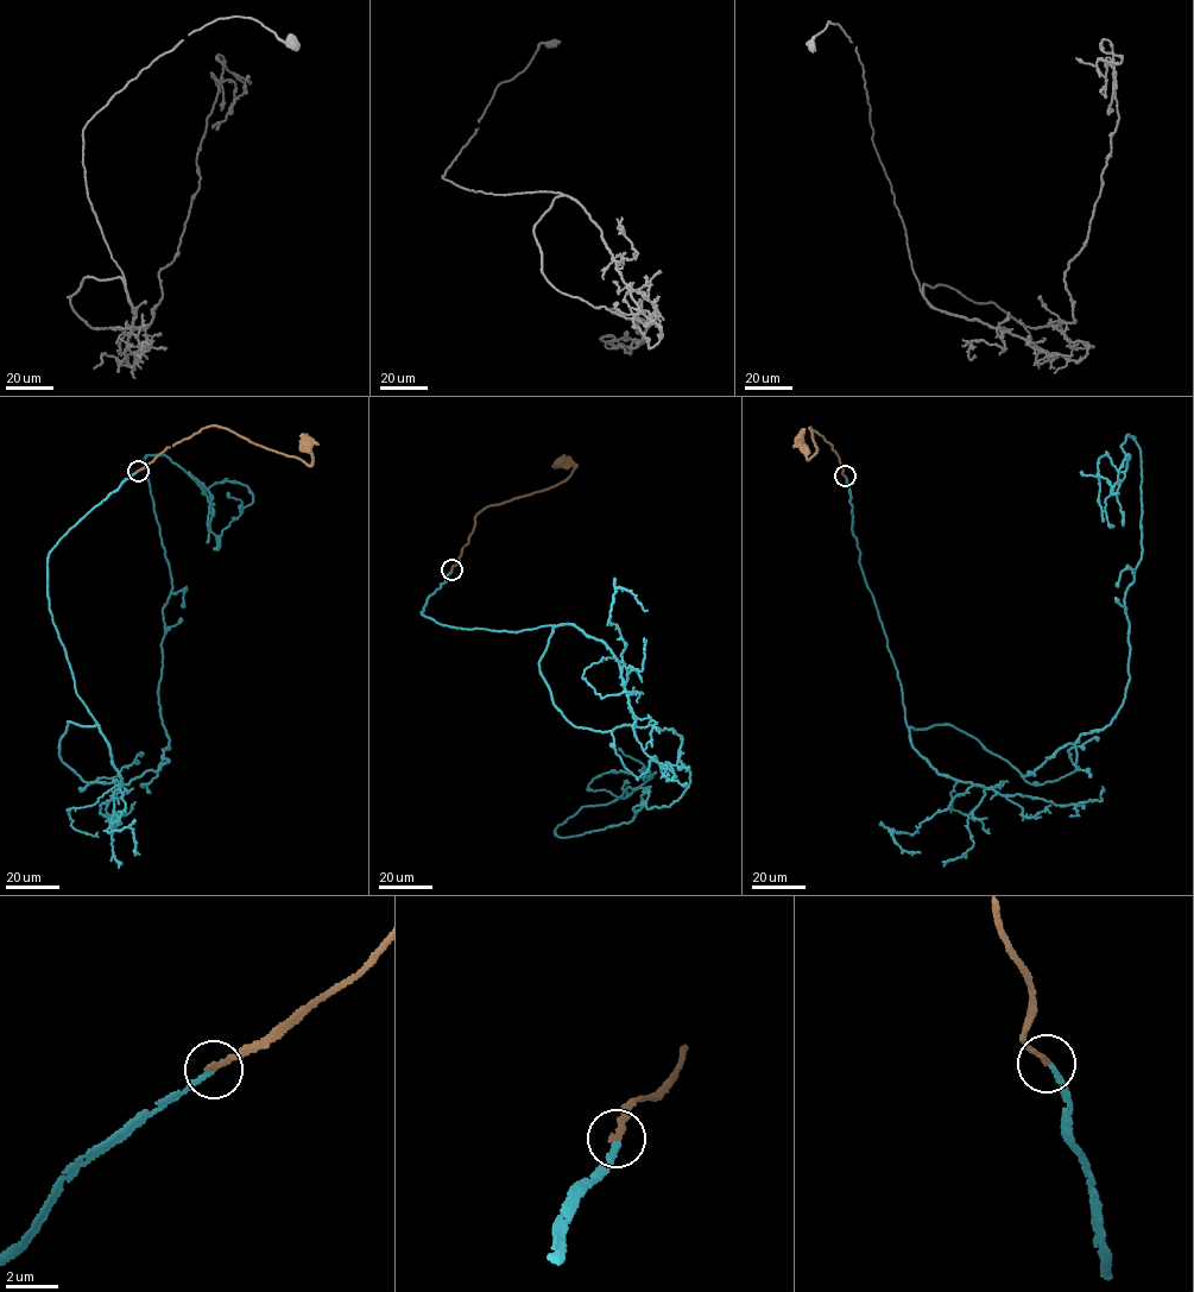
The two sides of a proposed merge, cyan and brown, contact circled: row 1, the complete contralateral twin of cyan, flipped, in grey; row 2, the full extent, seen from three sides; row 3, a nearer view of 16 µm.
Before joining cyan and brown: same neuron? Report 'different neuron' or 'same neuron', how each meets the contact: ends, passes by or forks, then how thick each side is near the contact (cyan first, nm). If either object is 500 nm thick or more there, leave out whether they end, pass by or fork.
same neuron; cyan ends there; brown ends there; 170 nm thick on the cyan side, 200 nm on the other

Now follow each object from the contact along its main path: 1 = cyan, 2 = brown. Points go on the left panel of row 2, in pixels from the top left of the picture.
1: (137, 471), (49, 552), (98, 724), (58, 747), (84, 781), (168, 761), (146, 457), (248, 487), (214, 549)
2: (137, 471), (169, 447), (209, 426), (228, 428), (310, 465), (311, 453), (307, 447)

